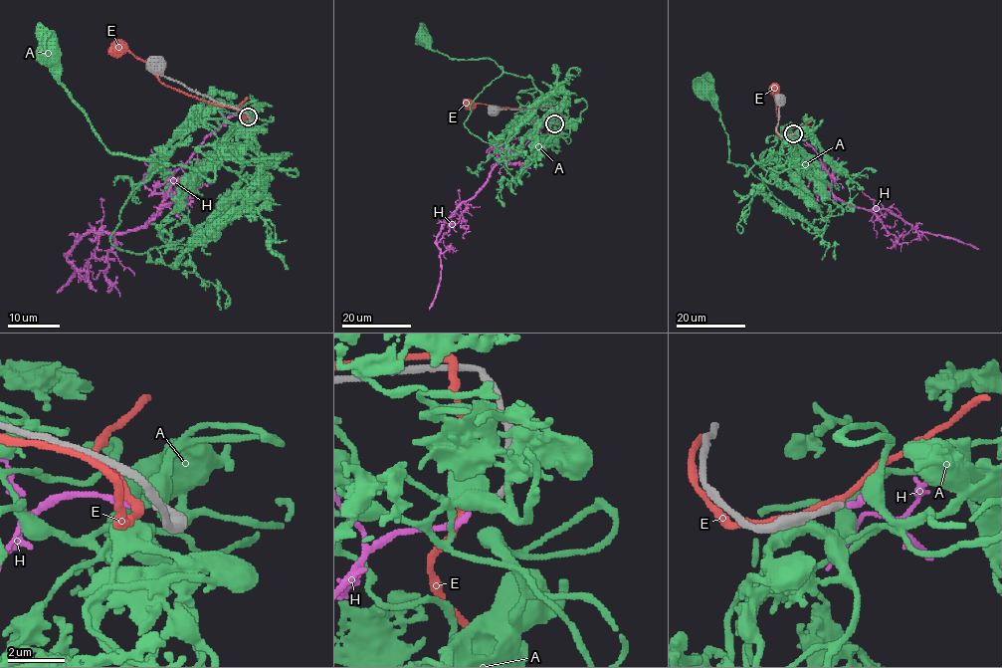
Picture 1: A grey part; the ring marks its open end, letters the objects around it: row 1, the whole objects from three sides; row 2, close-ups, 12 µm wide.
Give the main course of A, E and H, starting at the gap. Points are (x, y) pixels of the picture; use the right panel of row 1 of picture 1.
A: (796, 133), (799, 137), (780, 134), (747, 175), (742, 165), (727, 160), (728, 137), (708, 93)
E: (792, 133), (780, 136), (775, 130), (777, 123), (772, 88)
H: (794, 133), (814, 149), (837, 197), (866, 209), (888, 209), (919, 231), (954, 238), (979, 249)

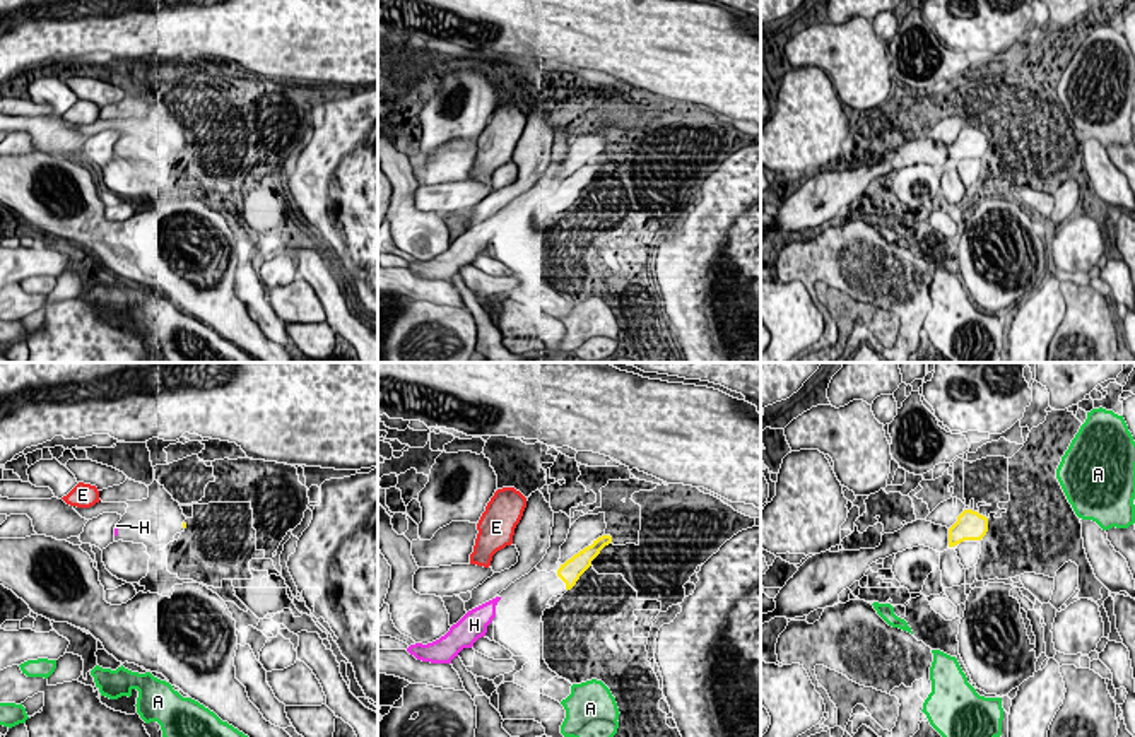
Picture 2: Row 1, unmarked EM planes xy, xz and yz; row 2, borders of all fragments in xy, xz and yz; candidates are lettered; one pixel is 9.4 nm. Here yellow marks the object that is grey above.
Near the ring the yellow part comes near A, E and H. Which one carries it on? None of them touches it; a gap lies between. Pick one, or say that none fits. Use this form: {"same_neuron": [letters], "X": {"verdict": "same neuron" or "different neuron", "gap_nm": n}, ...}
{"same_neuron": [], "A": {"verdict": "different neuron", "gap_nm": 750}, "E": {"verdict": "different neuron", "gap_nm": 500}, "H": {"verdict": "different neuron", "gap_nm": 600}}

